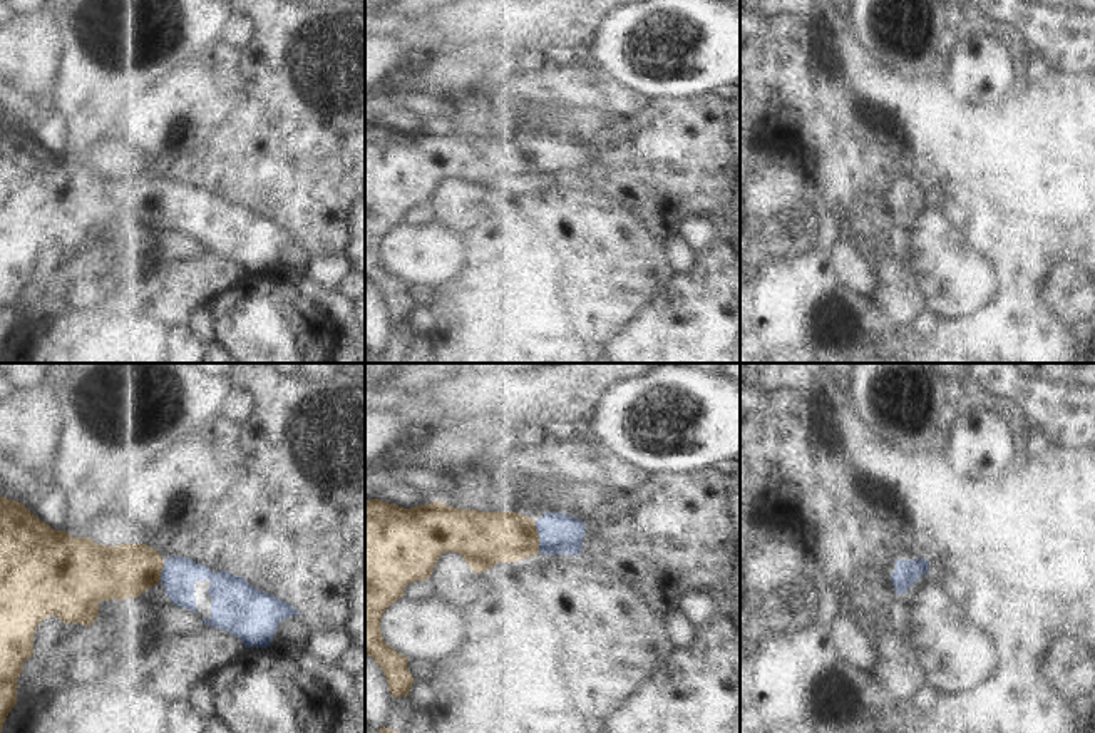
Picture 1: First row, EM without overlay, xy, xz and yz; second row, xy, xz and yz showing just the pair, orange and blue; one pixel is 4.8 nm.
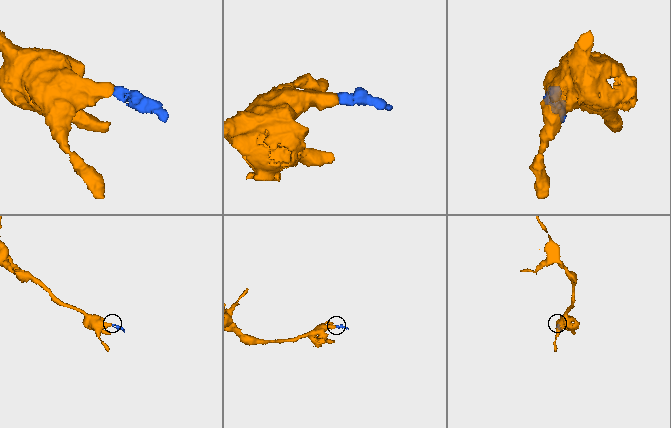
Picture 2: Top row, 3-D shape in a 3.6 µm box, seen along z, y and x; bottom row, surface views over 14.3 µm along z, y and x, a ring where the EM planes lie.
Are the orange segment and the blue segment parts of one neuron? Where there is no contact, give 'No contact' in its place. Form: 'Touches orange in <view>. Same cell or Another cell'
Touches orange in xz. Same cell

